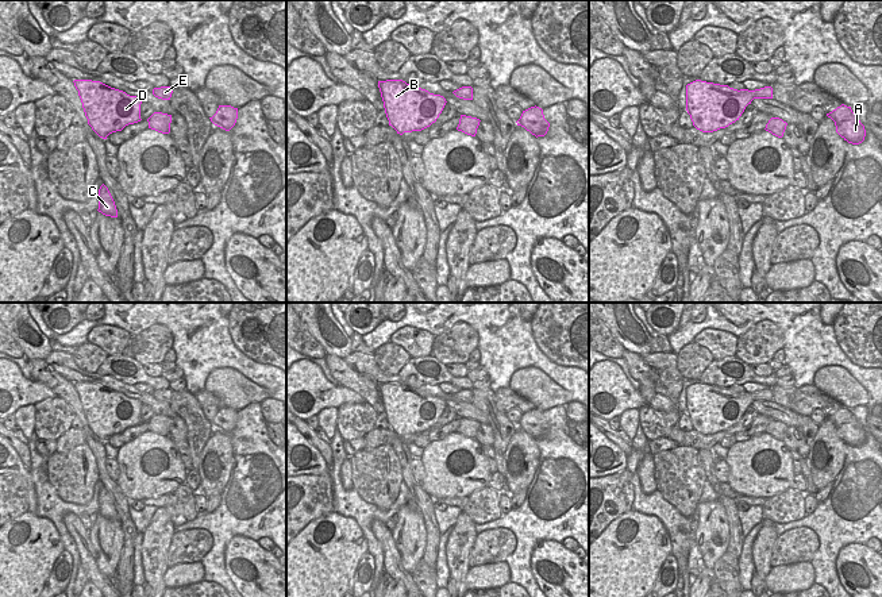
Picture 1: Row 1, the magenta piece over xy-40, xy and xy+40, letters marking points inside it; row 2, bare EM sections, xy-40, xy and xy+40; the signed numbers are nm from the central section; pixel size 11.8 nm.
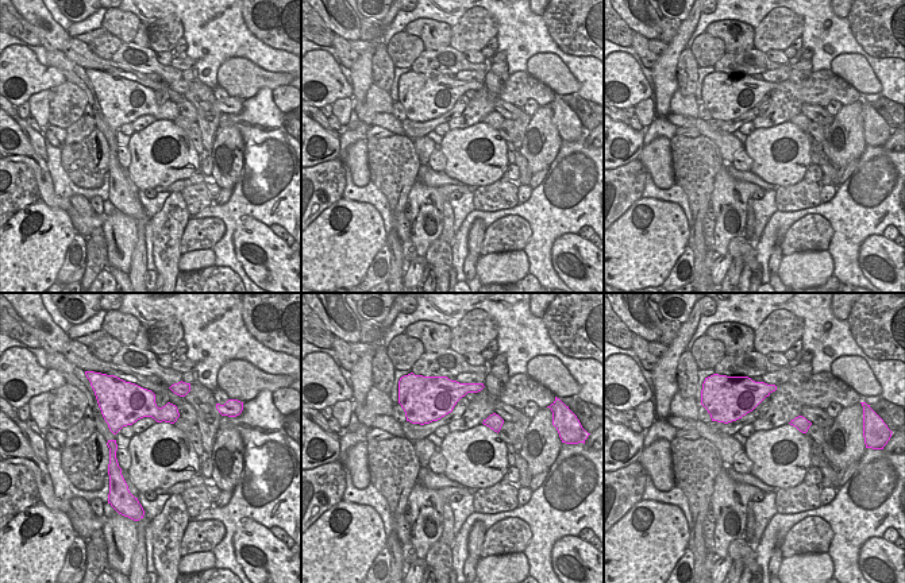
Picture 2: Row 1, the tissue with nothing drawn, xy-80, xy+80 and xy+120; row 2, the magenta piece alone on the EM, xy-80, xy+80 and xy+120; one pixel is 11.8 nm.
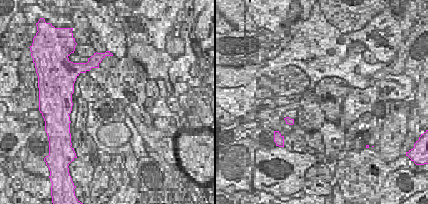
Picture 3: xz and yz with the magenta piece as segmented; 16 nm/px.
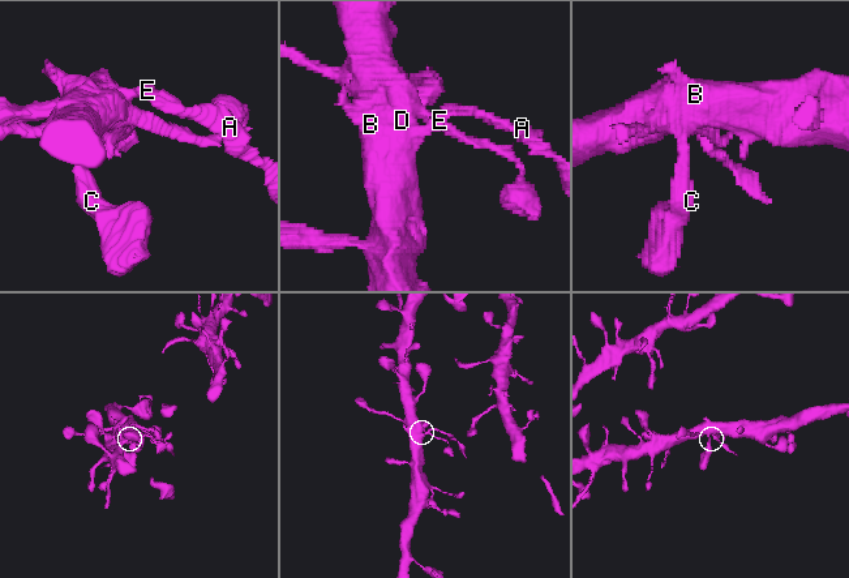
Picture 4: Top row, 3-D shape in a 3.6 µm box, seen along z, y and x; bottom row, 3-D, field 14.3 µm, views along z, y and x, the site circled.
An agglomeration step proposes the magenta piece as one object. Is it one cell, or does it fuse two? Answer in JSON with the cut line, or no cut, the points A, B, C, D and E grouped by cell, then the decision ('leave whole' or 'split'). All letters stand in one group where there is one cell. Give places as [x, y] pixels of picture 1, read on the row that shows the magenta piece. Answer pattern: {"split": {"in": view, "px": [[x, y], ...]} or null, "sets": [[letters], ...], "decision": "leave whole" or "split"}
{"split": {"in": "xy+40", "px": [[751, 91], [766, 97]]}, "sets": [["A", "E"], ["B", "C", "D"]], "decision": "split"}

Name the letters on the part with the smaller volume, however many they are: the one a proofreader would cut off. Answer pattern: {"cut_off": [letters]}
{"cut_off": ["A", "E"]}

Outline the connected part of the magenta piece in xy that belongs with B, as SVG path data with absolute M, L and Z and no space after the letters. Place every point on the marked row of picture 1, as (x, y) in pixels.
M403 80L378 81L389 126L397 134L421 131L436 122L446 99Z

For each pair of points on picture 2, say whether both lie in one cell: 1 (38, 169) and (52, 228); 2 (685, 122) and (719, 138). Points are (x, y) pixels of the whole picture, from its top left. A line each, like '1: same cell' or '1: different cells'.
1: different cells
2: same cell

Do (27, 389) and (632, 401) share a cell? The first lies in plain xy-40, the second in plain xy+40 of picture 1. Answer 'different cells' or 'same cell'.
same cell

